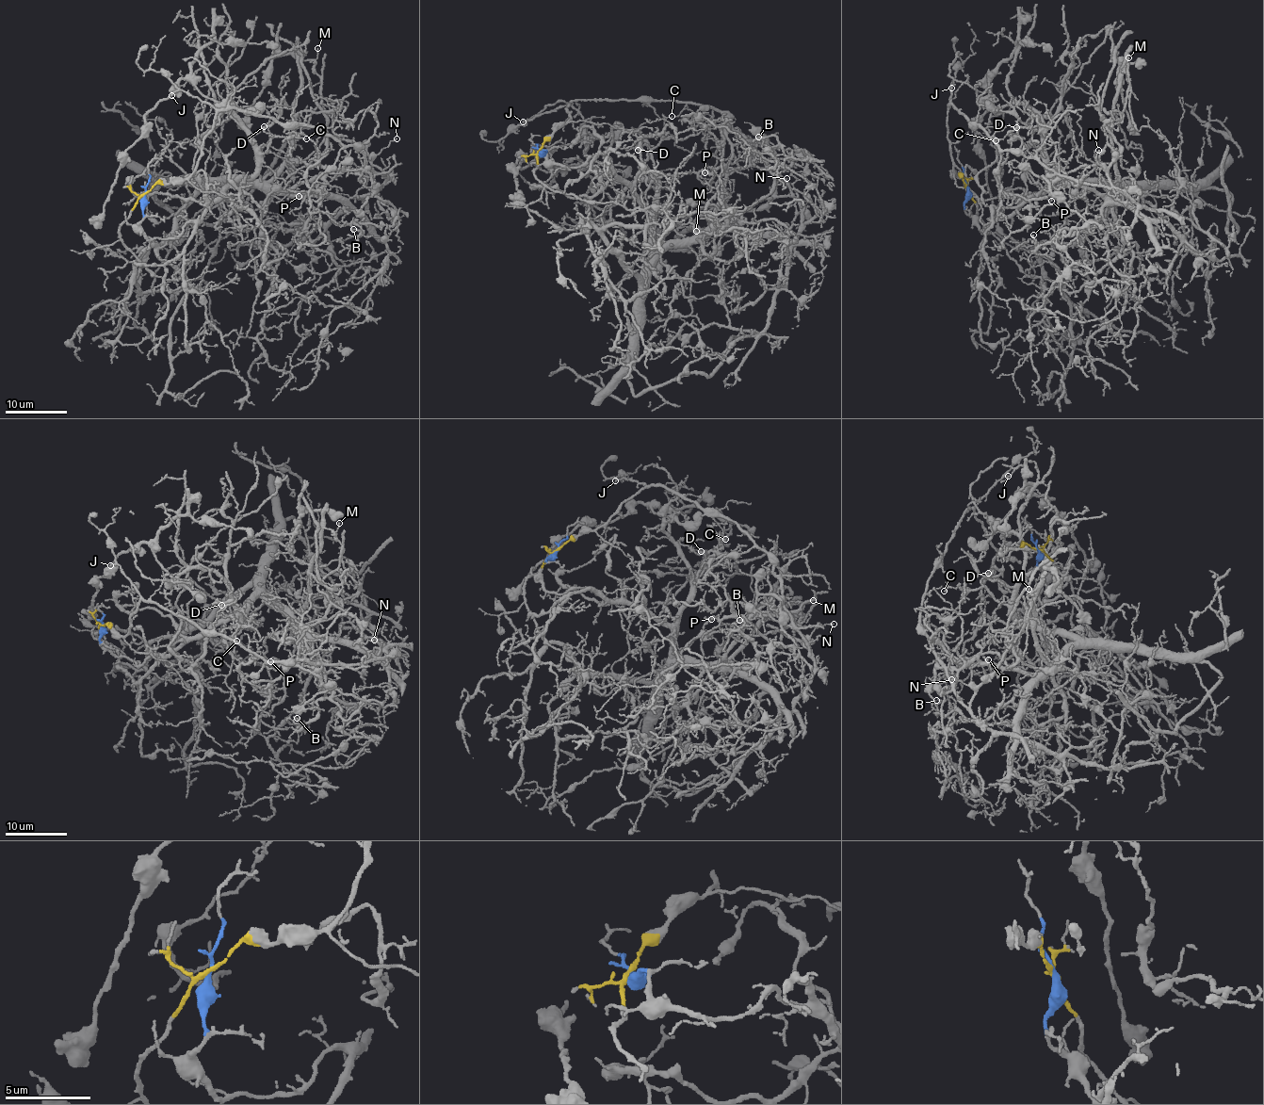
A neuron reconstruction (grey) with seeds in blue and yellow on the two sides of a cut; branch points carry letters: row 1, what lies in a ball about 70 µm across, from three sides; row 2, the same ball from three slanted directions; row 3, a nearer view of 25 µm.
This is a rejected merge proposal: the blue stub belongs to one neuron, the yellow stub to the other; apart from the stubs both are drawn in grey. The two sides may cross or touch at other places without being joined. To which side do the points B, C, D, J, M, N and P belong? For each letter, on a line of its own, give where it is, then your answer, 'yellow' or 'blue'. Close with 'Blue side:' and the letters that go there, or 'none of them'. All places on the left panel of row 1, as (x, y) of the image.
B: (353, 229) | blue
C: (306, 138) | blue
D: (264, 126) | blue
J: (171, 95) | yellow
M: (317, 48) | blue
N: (397, 138) | yellow
P: (299, 196) | blue
Blue side: B, C, D, M, P

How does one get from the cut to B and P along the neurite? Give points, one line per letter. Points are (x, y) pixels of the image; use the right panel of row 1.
B: (966, 187), (964, 210), (985, 234), (1069, 183), (1113, 186), (1093, 232), (1063, 228), (1044, 244), (1033, 235)
P: (966, 187), (964, 210), (985, 234), (1069, 183), (1114, 186), (1104, 196), (1061, 186), (1050, 201)

